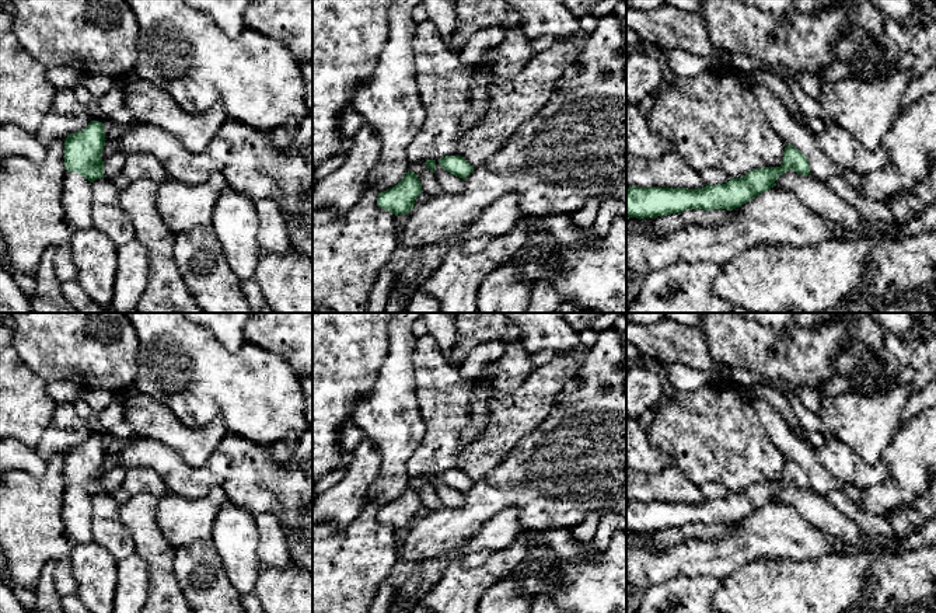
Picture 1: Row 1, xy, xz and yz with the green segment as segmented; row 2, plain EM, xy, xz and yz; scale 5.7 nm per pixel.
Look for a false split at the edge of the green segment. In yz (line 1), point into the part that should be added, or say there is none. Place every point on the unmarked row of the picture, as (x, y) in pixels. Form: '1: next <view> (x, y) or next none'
1: next none

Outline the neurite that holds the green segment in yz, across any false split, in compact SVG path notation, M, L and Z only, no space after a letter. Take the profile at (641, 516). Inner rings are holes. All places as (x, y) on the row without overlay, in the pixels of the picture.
M786 459L779 481L755 483L740 492L730 492L726 498L708 498L698 504L626 502L626 532L657 532L689 523L733 525L773 502L775 495L787 484L803 490L811 488L807 471L790 459Z

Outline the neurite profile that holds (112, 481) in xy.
M116 463L115 467L104 477L104 492L113 495L116 491L119 491L126 471L128 470L123 466Z

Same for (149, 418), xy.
M143 393L126 400L125 421L132 425L133 435L153 438L167 445L193 467L205 464L228 433L220 415L200 428L192 428L179 421L165 405Z

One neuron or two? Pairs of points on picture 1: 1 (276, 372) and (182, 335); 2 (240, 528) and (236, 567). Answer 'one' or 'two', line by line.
1: one
2: one

